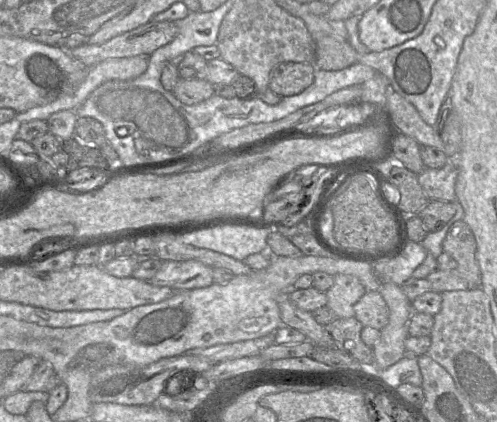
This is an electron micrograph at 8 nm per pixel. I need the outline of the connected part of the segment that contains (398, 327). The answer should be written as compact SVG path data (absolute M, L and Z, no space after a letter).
M381 282L380 293L389 310L389 320L380 331L380 338L373 346L373 351L375 366L385 369L406 355L409 320L415 311L402 286Z

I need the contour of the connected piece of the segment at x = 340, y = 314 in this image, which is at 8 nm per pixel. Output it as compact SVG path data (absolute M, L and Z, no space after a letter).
M337 274L334 283L326 292L327 304L337 318L355 317L354 307L366 293L366 288L354 276Z

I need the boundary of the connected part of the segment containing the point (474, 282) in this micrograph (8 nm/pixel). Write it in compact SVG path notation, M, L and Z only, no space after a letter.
M463 219L450 227L442 247L443 251L457 262L457 270L467 281L469 289L481 288L481 272L476 259L476 240Z

